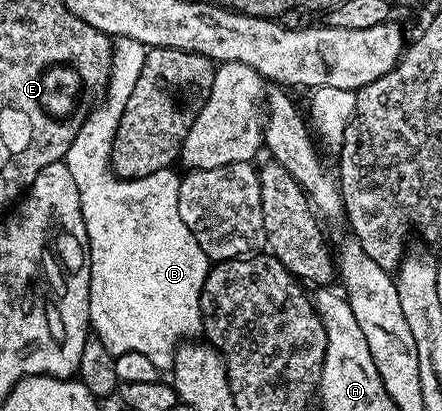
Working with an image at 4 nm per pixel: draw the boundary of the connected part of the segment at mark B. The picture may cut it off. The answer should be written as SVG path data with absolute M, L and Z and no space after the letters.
M121 37L115 38L112 46L110 80L106 82L104 98L90 110L84 125L80 125L80 133L76 133L64 160L68 173L72 173L76 181L76 189L80 189L80 209L86 226L90 256L90 326L97 339L114 355L144 353L152 365L166 369L173 364L174 352L183 340L201 332L200 293L212 261L204 249L200 249L200 241L192 237L192 229L184 225L184 217L180 217L180 175L177 170L148 173L143 179L120 179L110 165L120 117L124 105L128 105L128 97L132 97L132 89L136 89L148 50L140 41Z

